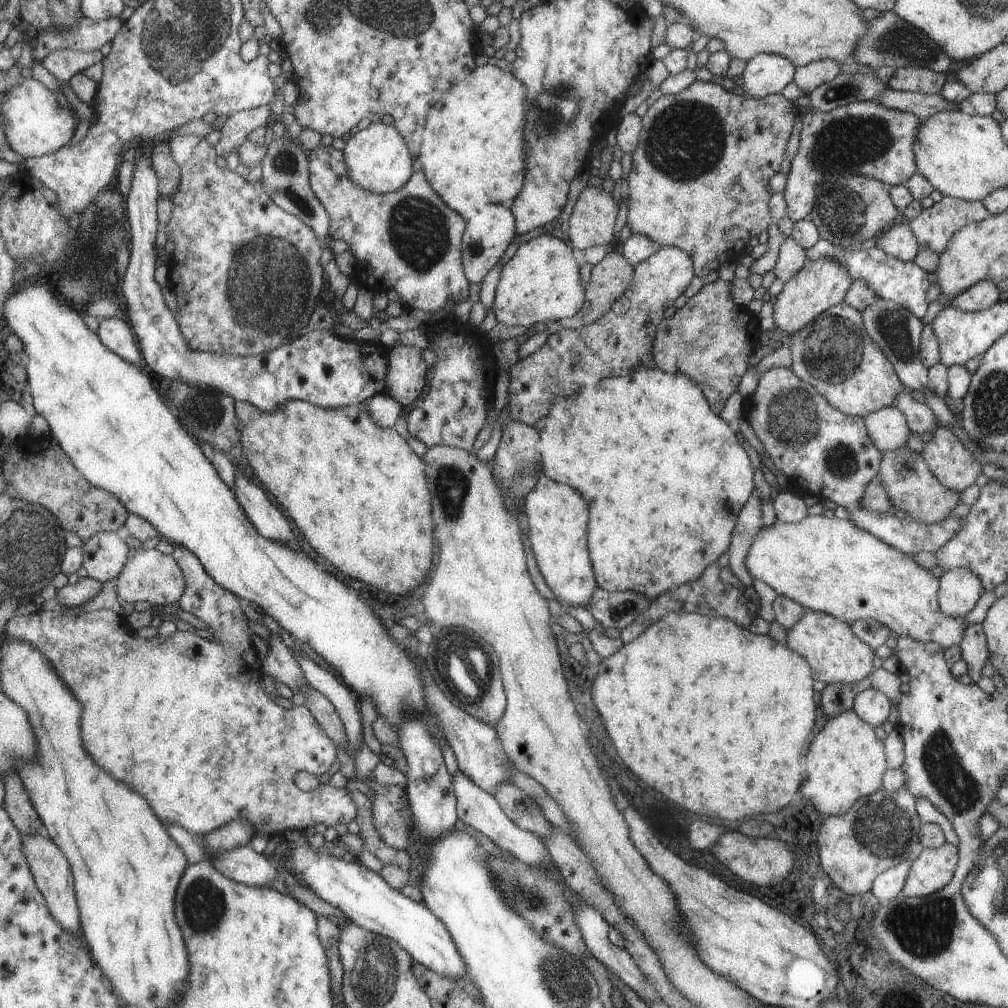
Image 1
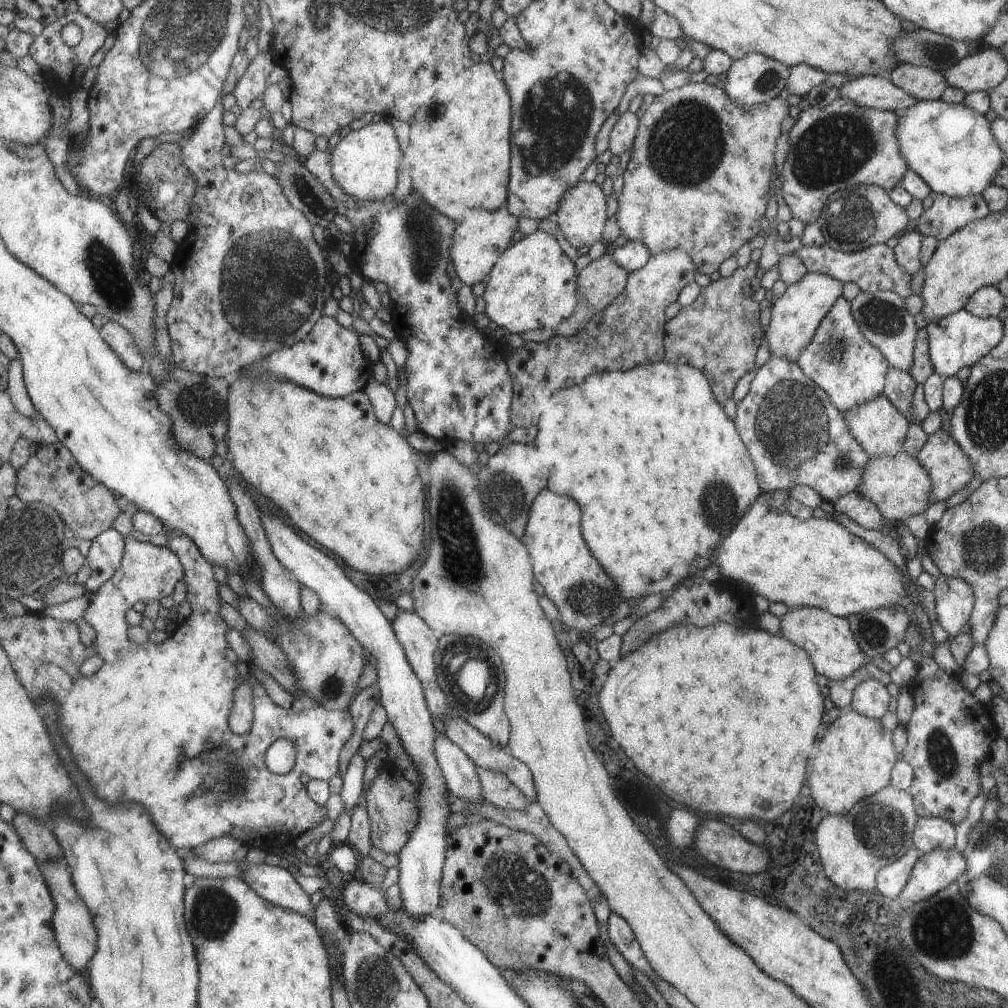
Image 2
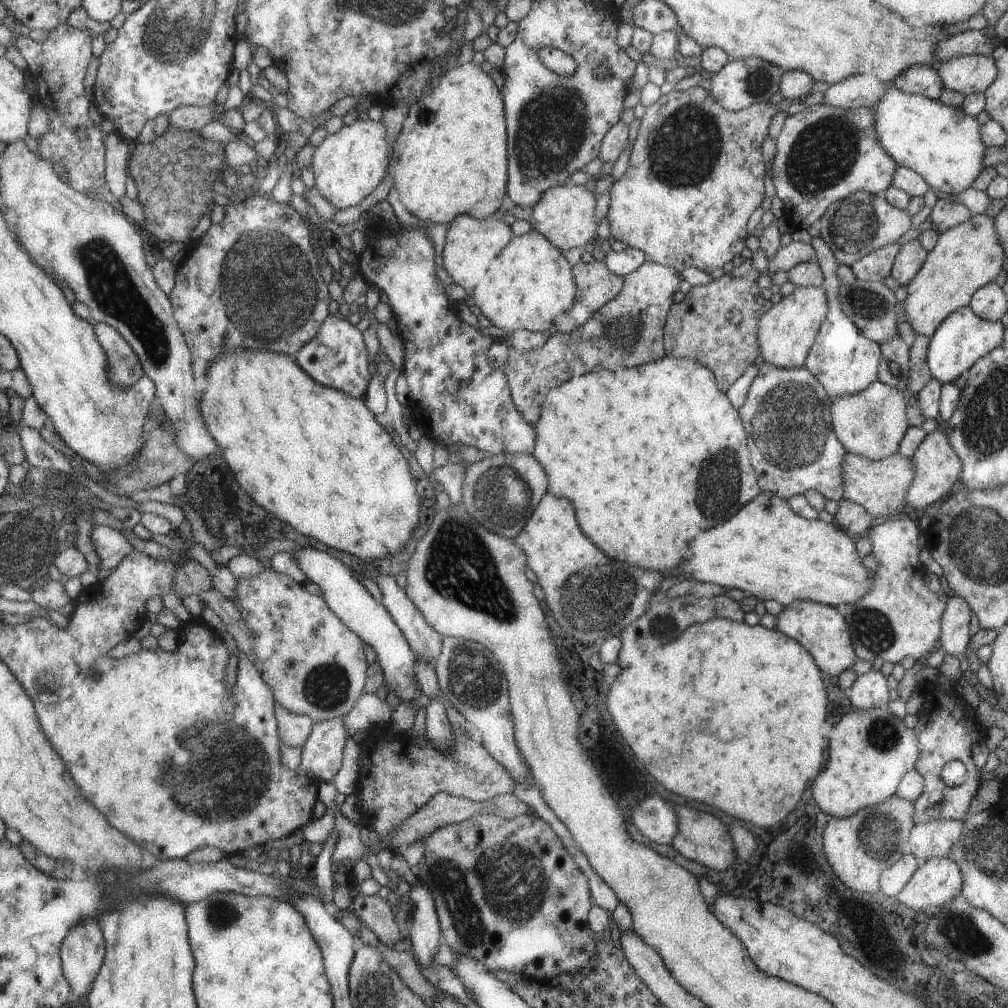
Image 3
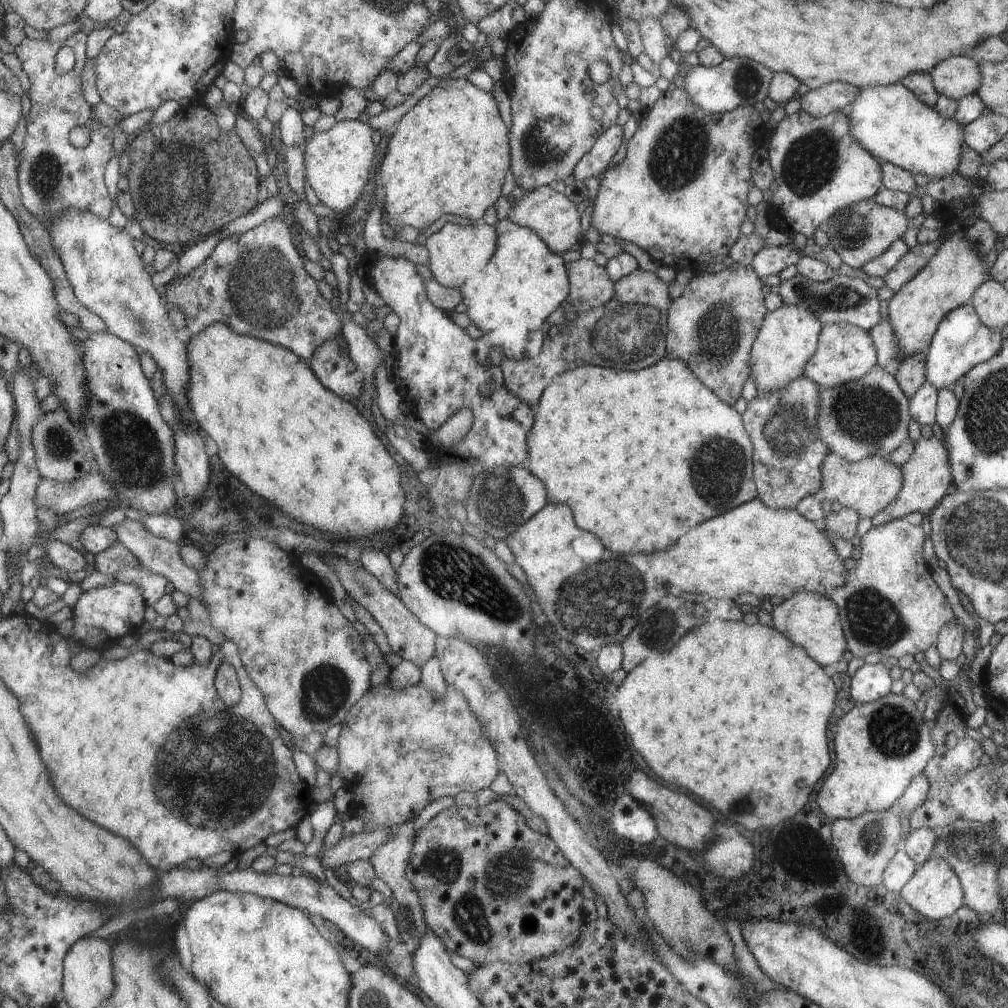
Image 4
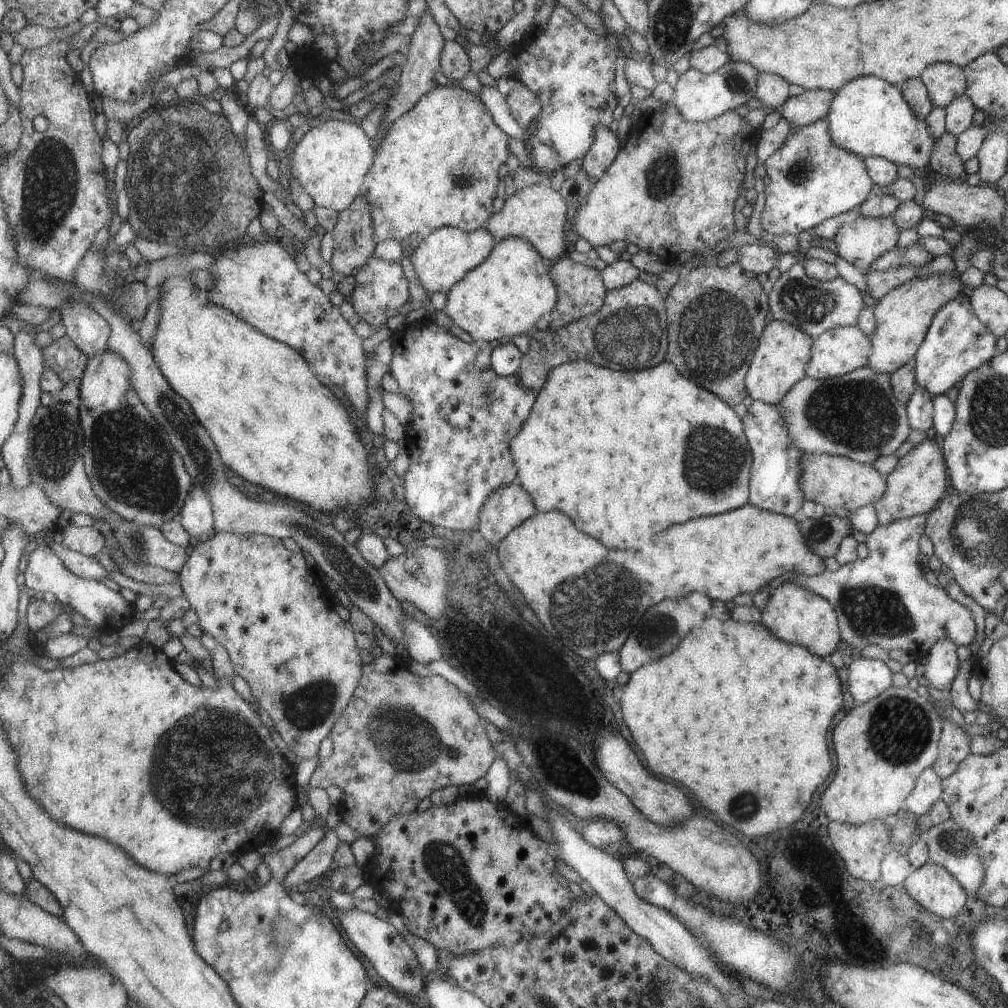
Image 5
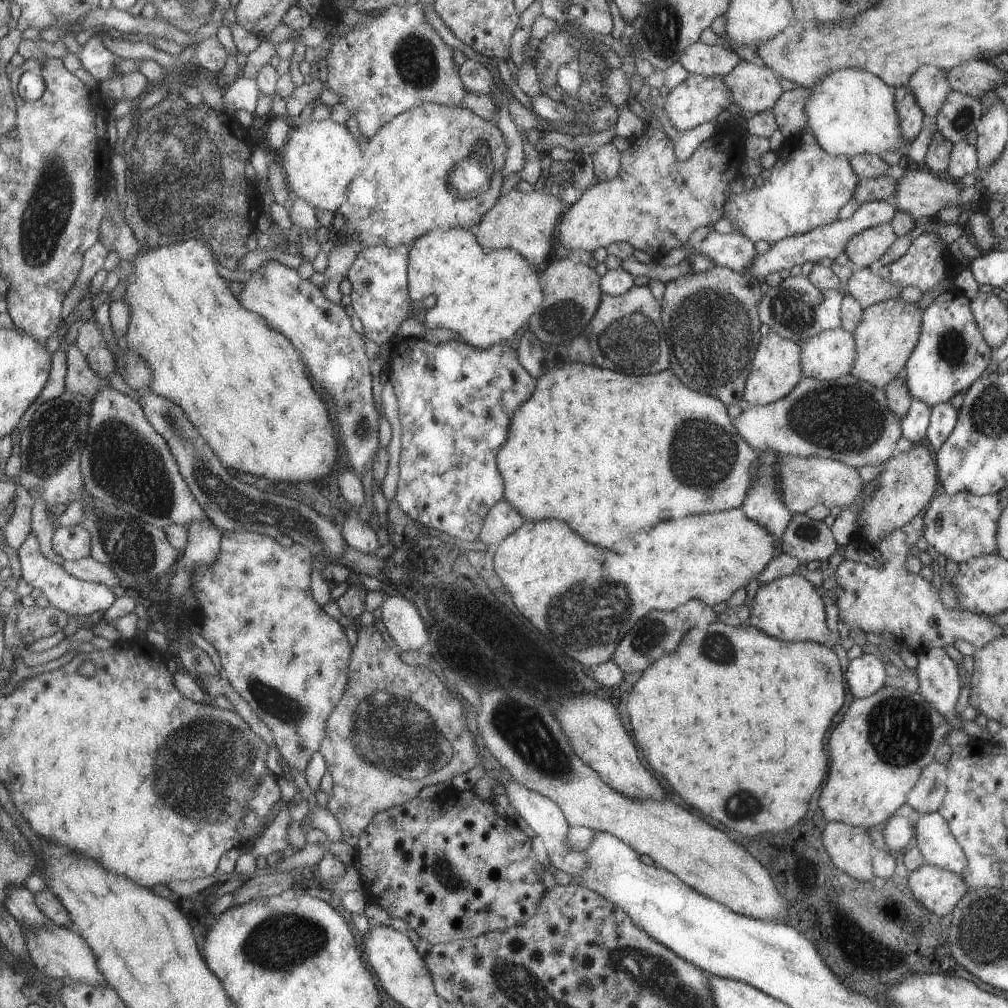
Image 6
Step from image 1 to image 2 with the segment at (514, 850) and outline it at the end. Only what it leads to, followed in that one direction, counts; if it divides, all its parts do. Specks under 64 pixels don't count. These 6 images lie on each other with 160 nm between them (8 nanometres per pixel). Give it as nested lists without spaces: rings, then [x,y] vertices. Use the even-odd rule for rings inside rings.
[[[436,733],[434,755],[449,793],[471,805],[484,802],[473,761],[456,744]]]

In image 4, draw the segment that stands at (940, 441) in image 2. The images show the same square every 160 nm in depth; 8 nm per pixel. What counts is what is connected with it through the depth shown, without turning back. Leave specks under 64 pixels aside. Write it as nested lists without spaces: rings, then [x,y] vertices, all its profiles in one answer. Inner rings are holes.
[[[934,435],[930,438],[921,437],[918,439],[909,458],[900,466],[903,478],[900,492],[883,511],[877,512],[870,518],[872,526],[886,523],[891,519],[898,519],[900,516],[913,511],[926,515],[931,512],[932,508],[944,498],[945,490],[951,484],[952,472],[949,472],[951,460],[947,460],[947,451]]]

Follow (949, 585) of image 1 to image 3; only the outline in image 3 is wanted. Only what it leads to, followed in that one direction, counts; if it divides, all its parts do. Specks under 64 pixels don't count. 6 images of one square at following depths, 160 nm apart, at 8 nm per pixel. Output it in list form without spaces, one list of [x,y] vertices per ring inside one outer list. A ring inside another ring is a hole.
[[[955,594],[949,595],[948,603],[940,618],[940,649],[947,654],[963,656],[964,648],[969,642],[967,629],[971,609],[968,602]]]

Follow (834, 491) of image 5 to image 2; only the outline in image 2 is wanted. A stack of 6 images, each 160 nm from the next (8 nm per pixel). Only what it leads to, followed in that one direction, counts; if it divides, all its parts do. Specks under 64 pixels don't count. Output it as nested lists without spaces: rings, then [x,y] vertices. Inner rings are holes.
[[[904,450],[893,456],[870,458],[855,491],[876,505],[885,520],[894,520],[895,524],[905,524],[908,518],[921,515],[931,504],[930,476],[920,461]]]

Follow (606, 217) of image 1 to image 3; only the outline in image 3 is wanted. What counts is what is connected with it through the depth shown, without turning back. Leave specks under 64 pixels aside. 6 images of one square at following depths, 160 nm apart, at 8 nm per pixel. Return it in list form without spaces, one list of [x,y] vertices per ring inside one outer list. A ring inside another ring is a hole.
[[[559,185],[544,192],[541,200],[532,208],[529,220],[530,228],[540,232],[554,247],[560,251],[569,248],[582,247],[591,242],[595,234],[595,196],[591,190],[585,190],[583,185]]]

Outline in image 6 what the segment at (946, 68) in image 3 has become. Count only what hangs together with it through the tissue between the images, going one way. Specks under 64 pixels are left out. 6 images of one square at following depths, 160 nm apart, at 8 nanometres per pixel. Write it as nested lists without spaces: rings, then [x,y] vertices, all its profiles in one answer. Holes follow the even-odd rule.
[[[931,65],[921,66],[905,86],[914,94],[926,120],[933,120],[952,91],[945,70]]]

